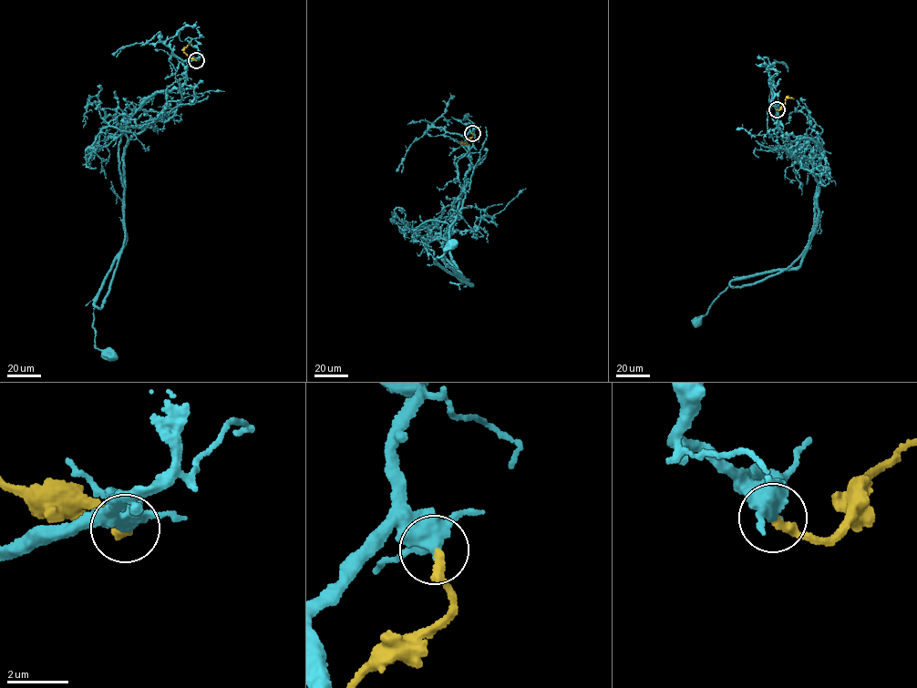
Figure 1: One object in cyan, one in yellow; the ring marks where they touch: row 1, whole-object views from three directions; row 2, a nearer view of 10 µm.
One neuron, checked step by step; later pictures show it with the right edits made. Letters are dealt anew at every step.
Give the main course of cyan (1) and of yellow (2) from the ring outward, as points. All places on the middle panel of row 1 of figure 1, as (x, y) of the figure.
1: (471, 133), (465, 137), (469, 165), (443, 237), (467, 282), (434, 260), (453, 244)
2: (471, 133), (472, 136), (461, 142), (469, 144)

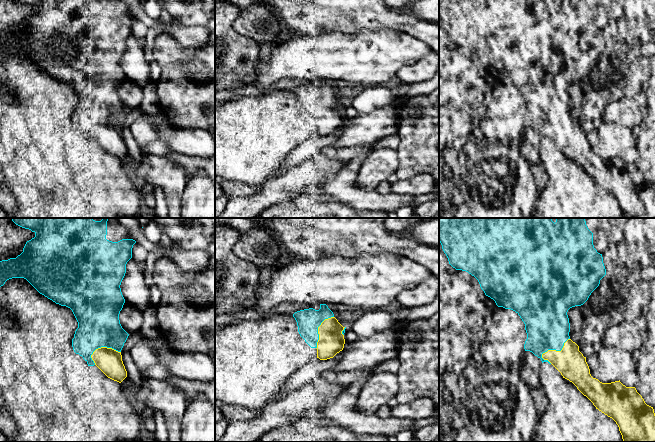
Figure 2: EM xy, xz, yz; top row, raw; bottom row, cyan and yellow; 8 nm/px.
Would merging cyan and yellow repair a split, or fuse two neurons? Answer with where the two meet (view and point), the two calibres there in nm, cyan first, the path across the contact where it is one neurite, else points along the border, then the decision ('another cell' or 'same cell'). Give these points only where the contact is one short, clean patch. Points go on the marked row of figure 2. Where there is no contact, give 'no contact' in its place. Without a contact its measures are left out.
meets cyan in yz at (555, 349); 360 nm thick on the cyan side, 240 nm on the other; same cell

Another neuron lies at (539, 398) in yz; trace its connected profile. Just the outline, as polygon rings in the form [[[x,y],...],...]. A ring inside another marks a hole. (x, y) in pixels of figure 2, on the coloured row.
[[[531,389],[530,390],[531,396],[533,398],[535,408],[537,412],[542,415],[546,409],[546,405],[548,400],[545,394],[540,389]]]

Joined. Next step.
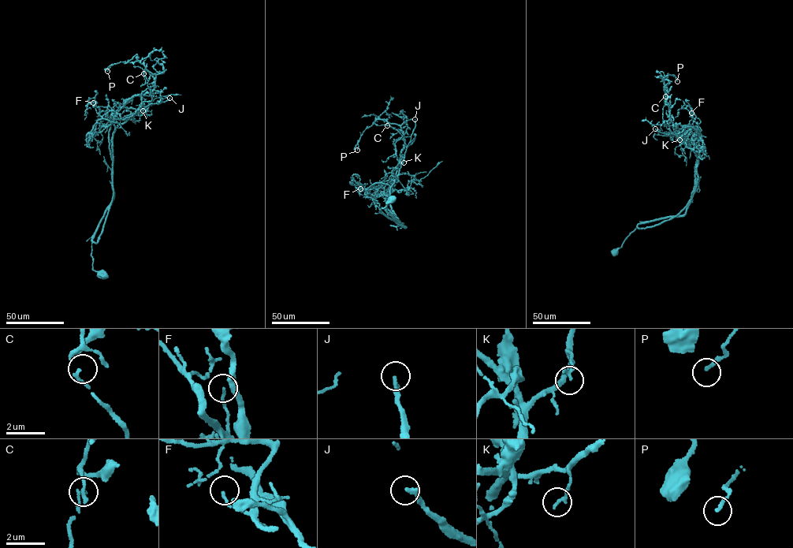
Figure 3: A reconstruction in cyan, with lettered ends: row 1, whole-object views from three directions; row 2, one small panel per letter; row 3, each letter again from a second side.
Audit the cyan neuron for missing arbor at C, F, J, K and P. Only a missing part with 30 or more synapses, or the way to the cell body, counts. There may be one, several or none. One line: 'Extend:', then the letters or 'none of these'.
Extend: none of these

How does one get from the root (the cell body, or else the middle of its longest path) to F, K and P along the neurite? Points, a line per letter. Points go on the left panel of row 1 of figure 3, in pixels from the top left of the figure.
F: (105, 275), (93, 269), (91, 247), (95, 230), (113, 195), (109, 136), (111, 118), (106, 108), (93, 102)
K: (105, 275), (93, 269), (91, 247), (95, 230), (113, 195), (113, 132), (139, 109), (143, 110)
P: (105, 275), (91, 247), (113, 195), (113, 120), (155, 75), (137, 61), (107, 71)

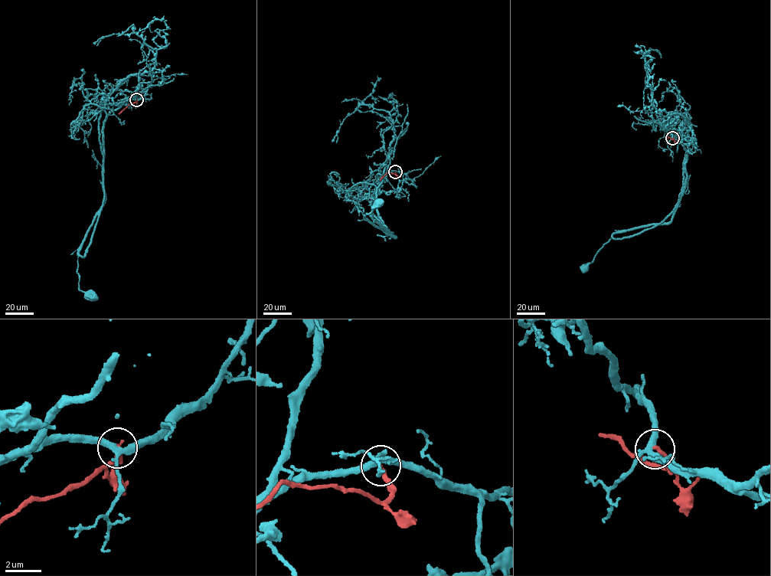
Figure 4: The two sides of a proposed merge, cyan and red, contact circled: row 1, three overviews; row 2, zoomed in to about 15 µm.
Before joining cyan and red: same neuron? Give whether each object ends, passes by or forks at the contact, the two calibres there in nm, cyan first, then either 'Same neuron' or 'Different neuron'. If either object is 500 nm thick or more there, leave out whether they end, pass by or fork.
At the ring cyan forks. At the ring red ends. Thickness 320 nm (cyan) against 240 nm. Different neuron

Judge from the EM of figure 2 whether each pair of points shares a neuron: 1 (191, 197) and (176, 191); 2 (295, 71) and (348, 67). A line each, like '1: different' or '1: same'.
1: different
2: same

